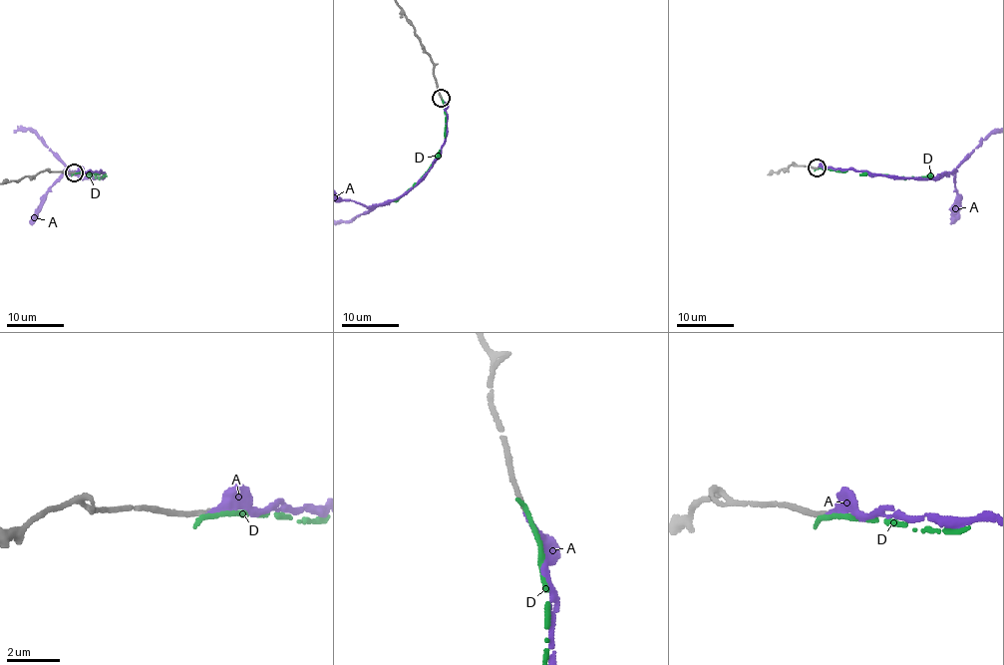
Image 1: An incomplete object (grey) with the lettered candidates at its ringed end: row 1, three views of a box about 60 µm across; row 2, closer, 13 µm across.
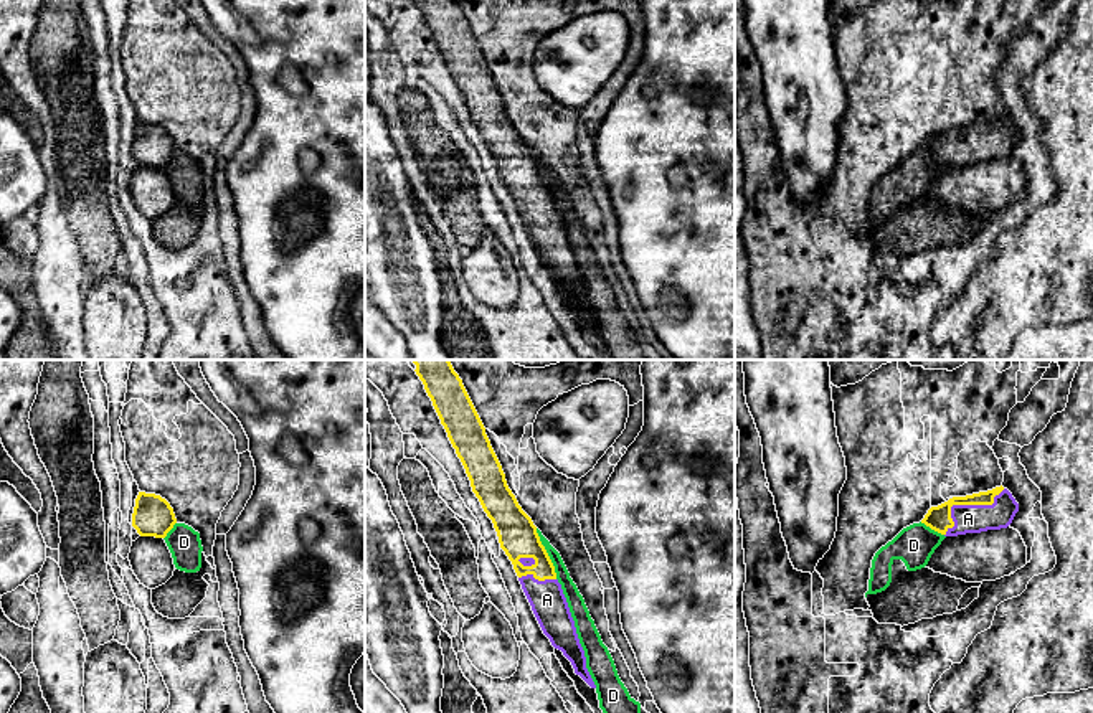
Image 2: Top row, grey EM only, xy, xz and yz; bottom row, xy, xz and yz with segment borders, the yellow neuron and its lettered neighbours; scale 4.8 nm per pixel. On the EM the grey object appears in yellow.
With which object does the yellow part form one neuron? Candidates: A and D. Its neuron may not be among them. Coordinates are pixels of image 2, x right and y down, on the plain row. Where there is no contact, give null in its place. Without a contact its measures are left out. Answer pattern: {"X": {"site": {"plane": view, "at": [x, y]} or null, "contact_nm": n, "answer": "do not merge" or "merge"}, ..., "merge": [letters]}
{"A": {"site": {"plane": "yz", "at": [965, 134]}, "contact_nm": 380, "answer": "merge"}, "D": {"site": {"plane": "xz", "at": [547, 184]}, "contact_nm": 260, "answer": "do not merge"}, "merge": ["A"]}

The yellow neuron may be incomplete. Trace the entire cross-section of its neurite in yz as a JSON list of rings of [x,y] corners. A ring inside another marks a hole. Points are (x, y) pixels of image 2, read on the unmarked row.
[[[1001,116],[987,122],[953,127],[938,137],[931,137],[921,153],[944,167],[958,167],[1007,158],[1017,142],[1019,134]]]

